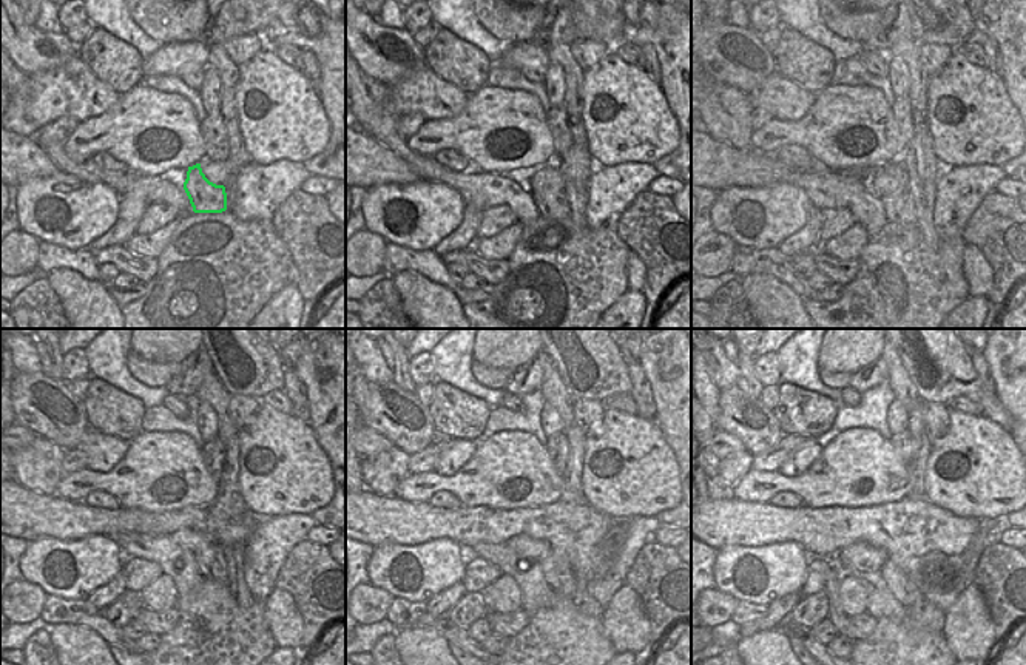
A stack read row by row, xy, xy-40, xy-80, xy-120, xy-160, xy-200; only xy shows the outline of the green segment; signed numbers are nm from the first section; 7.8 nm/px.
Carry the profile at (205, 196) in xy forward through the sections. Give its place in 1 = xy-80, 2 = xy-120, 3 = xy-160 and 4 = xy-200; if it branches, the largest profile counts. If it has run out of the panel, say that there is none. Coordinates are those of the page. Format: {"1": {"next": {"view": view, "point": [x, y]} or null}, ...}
{"1": {"next": {"view": "xy-80", "point": [900, 209]}}, "2": {"next": {"view": "xy-120", "point": [210, 562]}}, "3": {"next": {"view": "xy-160", "point": [556, 570]}}, "4": {"next": {"view": "xy-200", "point": [904, 591]}}}

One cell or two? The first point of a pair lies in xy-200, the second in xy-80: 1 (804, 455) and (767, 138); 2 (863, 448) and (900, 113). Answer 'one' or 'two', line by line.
1: two
2: two

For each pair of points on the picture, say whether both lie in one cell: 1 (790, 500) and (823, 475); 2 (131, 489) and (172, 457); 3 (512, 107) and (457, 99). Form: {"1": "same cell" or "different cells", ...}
{"1": "different cells", "2": "same cell", "3": "different cells"}

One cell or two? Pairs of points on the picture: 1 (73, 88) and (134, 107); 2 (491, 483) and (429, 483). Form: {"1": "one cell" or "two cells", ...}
{"1": "two cells", "2": "one cell"}

